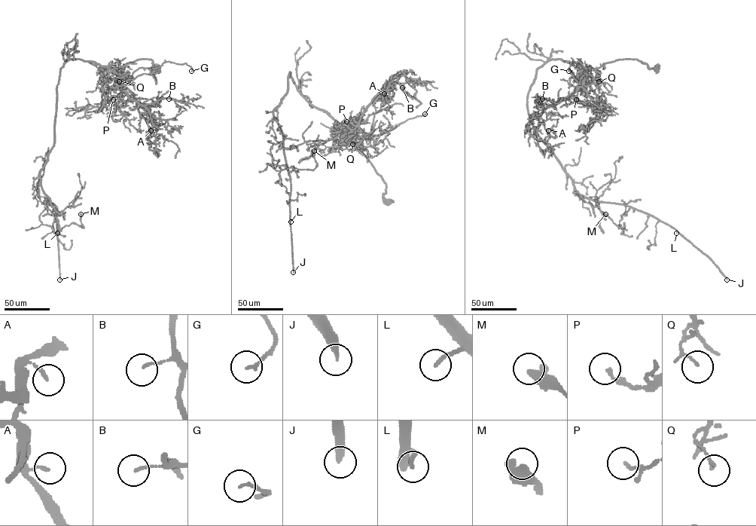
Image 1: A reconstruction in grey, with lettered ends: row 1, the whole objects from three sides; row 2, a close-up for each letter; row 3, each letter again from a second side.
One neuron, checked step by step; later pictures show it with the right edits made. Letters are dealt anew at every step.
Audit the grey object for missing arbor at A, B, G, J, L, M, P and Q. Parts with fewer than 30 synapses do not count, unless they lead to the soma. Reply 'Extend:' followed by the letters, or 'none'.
Extend: J, L

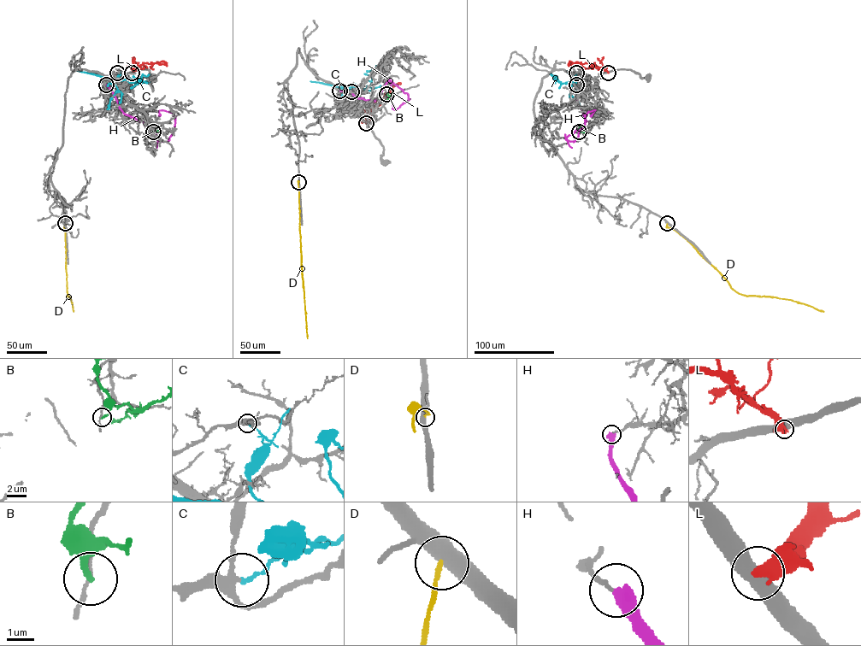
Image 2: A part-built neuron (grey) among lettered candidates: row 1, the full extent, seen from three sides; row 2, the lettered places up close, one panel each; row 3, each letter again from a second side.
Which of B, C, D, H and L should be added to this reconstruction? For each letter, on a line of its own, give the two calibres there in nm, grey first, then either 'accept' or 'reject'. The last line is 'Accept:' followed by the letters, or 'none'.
B: 120/180 nm | reject
C: 240/120 nm | reject
D: 500/140 nm | reject
H: 130/550 nm | reject
L: 550/460 nm | reject
Accept: none

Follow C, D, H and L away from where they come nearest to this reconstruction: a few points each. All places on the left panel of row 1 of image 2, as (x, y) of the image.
C: (117, 73), (119, 79), (138, 83), (143, 75), (149, 74)
D: (65, 222), (67, 296), (73, 312)
H: (106, 85), (125, 114), (141, 120), (156, 138), (167, 142), (173, 131), (175, 117), (162, 110), (158, 116)
L: (132, 72), (144, 62), (167, 66)

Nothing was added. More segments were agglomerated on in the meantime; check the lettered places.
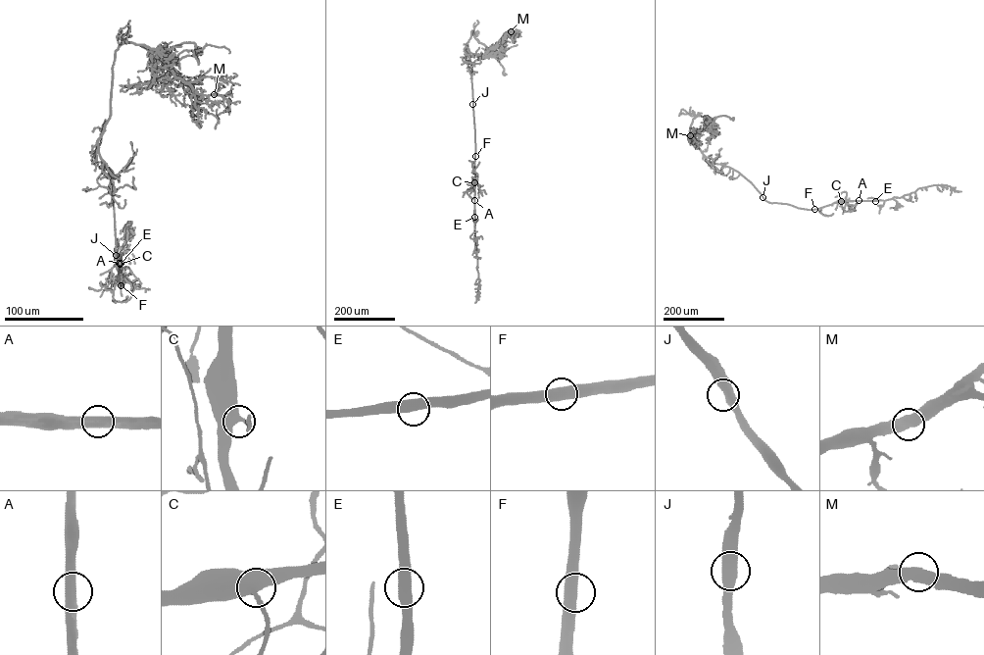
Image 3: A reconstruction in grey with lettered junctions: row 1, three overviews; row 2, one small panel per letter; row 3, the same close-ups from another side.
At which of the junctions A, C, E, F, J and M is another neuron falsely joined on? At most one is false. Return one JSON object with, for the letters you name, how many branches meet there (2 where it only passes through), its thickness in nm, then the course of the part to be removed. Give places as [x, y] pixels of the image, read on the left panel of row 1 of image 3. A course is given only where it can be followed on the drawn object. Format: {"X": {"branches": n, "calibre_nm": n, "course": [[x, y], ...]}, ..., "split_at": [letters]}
{"A": {"branches": 2, "calibre_nm": 550, "course": [[119, 263], [118, 239], [114, 253]]}, "split_at": ["A"]}

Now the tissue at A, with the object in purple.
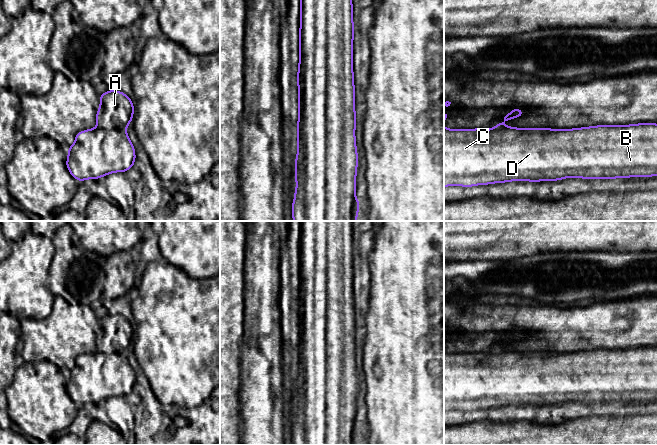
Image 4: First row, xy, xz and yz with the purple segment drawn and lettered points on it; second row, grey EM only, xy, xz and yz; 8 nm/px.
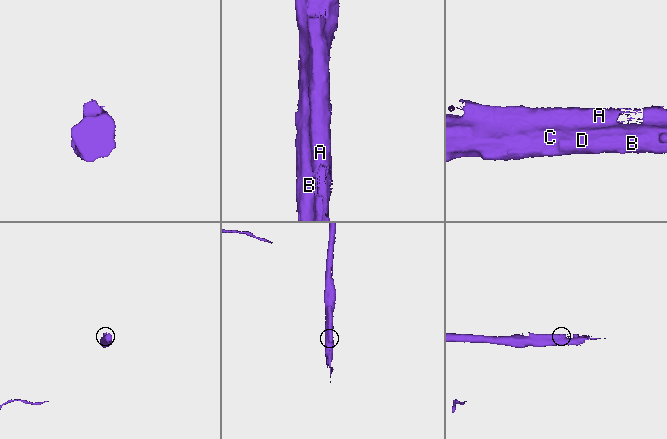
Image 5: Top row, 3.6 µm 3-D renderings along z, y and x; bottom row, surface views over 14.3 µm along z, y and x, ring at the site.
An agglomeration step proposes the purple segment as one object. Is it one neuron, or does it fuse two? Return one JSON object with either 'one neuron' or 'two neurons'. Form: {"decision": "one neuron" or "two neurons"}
{"decision": "two neurons"}

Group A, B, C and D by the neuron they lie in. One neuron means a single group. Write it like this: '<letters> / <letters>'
A B / C D

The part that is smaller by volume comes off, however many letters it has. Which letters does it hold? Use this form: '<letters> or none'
A, B

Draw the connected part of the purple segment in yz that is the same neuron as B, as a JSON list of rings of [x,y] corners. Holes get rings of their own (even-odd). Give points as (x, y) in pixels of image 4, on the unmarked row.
[[[527,352],[524,353],[539,365],[539,373],[541,378],[539,382],[542,385],[554,385],[561,383],[563,385],[577,385],[579,387],[579,395],[583,397],[583,403],[616,403],[620,401],[631,402],[639,397],[647,395],[647,372],[645,369],[630,370],[626,372],[617,372],[603,374],[600,372],[587,372],[573,364],[570,364],[565,353],[550,352]],[[562,366],[563,369],[559,373],[559,378],[543,378],[545,369],[550,367],[558,374],[557,370]]]

